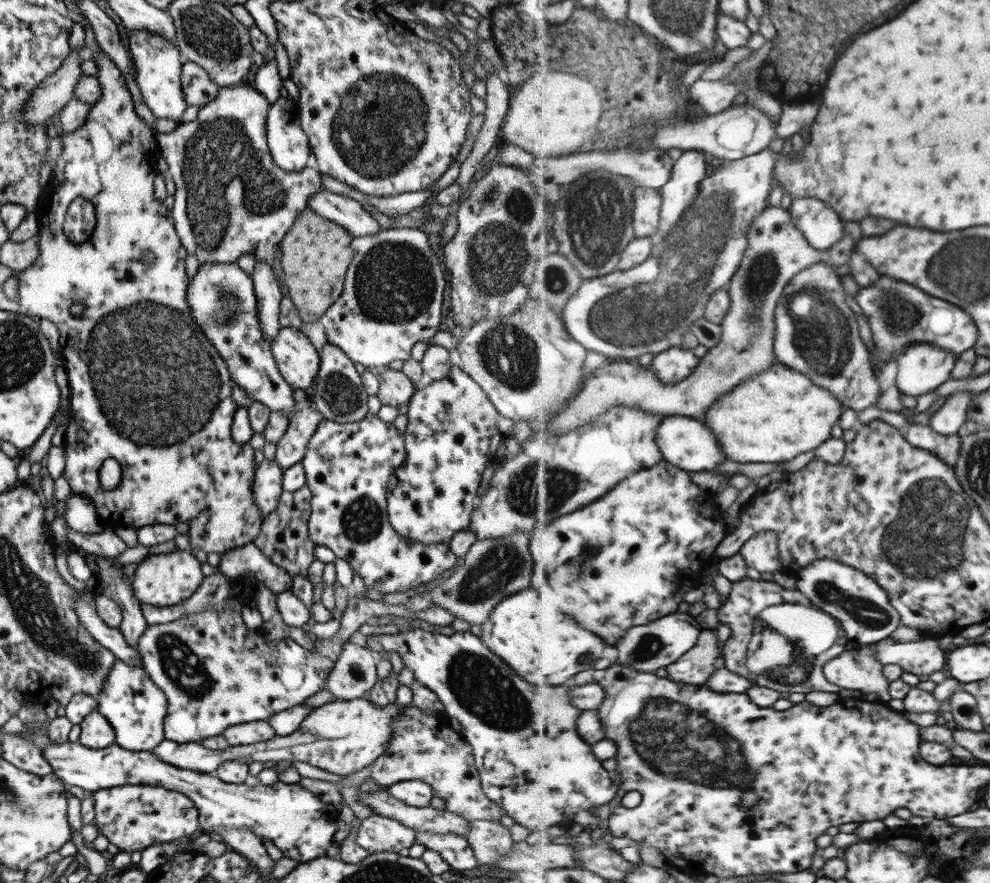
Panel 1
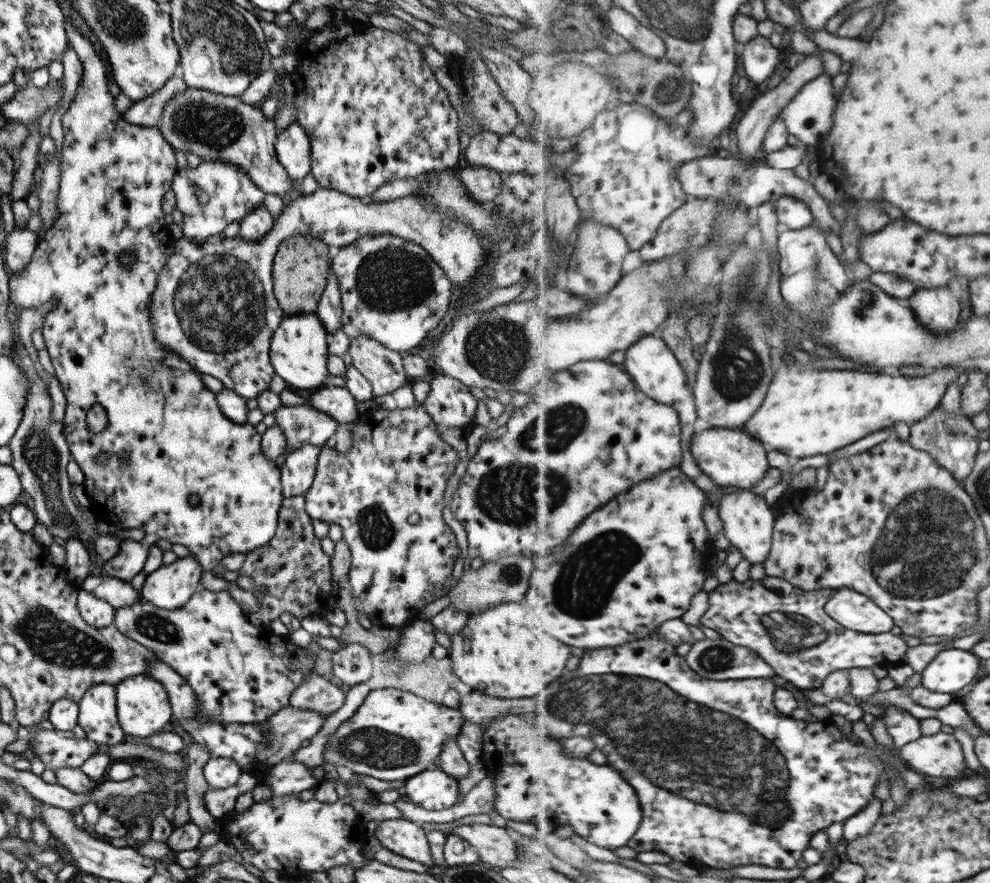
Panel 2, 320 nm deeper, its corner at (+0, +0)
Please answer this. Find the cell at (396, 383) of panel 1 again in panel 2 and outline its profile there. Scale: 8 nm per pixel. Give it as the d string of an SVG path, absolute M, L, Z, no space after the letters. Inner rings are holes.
M353 338L346 351L351 366L369 381L373 397L389 394L410 380L402 370L400 354L371 338Z

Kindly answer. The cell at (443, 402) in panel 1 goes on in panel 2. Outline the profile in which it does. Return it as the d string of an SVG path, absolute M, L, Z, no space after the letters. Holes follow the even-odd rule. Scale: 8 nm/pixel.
M435 374L428 385L427 396L422 400L421 405L431 417L433 424L441 425L444 428L459 428L466 432L469 431L471 421L475 416L475 408L477 408L477 400L469 393L469 387L443 374Z

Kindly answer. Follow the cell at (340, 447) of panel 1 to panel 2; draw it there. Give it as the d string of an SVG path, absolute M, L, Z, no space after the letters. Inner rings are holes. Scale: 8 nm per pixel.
M414 404L412 407L405 409L386 410L378 408L372 413L367 424L363 421L355 421L355 426L353 426L350 436L351 447L345 454L337 452L332 442L320 448L311 486L303 493L304 509L311 520L322 520L327 524L333 523L341 527L342 539L347 543L350 550L347 583L349 583L351 602L354 609L357 612L363 612L373 626L401 628L410 620L416 618L419 610L424 605L429 604L435 597L445 591L445 581L451 575L453 561L459 554L453 532L441 517L441 508L444 505L443 492L445 492L445 484L447 484L450 475L453 474L459 459L457 458L457 453L435 434L436 426L433 423L421 404Z

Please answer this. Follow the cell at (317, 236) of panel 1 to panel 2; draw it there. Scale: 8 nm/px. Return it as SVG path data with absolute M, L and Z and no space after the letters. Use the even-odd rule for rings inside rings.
M308 234L290 236L277 247L271 267L272 294L285 316L315 312L329 270L327 247L324 242Z

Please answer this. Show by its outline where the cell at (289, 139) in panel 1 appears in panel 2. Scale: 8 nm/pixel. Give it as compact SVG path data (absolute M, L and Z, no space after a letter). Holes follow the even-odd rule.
M293 122L276 135L276 138L274 151L279 164L291 180L300 181L310 171L309 137Z

